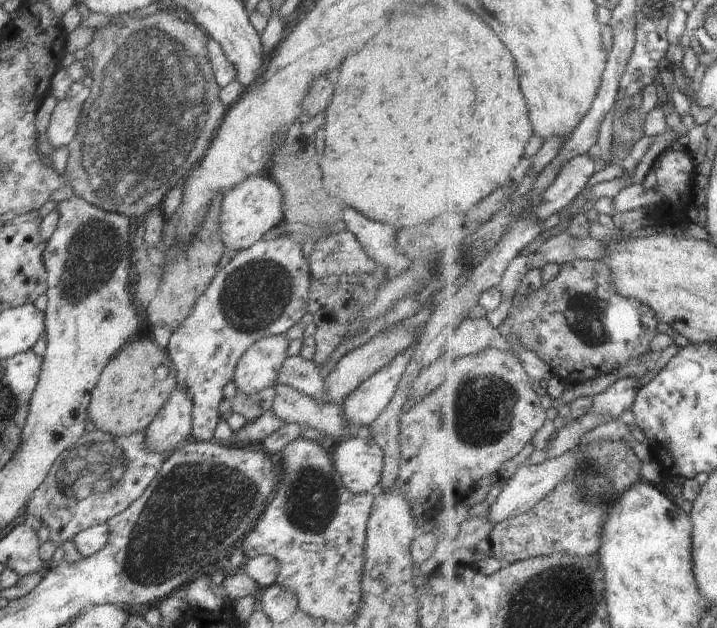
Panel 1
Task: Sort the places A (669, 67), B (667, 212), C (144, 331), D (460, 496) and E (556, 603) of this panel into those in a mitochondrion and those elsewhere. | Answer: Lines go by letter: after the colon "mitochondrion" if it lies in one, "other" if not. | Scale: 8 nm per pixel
A: other
B: other
C: other
D: other
E: mitochondrion

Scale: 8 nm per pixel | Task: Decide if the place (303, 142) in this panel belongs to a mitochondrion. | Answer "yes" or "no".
no

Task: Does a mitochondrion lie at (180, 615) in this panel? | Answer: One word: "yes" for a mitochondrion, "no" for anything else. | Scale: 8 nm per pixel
no

